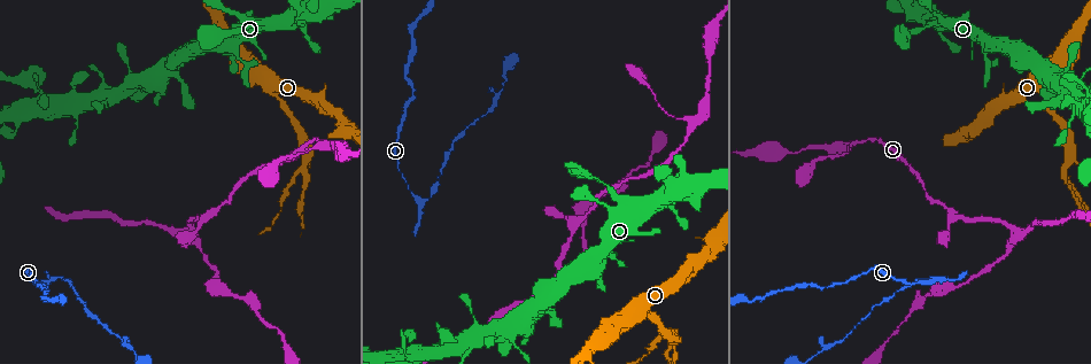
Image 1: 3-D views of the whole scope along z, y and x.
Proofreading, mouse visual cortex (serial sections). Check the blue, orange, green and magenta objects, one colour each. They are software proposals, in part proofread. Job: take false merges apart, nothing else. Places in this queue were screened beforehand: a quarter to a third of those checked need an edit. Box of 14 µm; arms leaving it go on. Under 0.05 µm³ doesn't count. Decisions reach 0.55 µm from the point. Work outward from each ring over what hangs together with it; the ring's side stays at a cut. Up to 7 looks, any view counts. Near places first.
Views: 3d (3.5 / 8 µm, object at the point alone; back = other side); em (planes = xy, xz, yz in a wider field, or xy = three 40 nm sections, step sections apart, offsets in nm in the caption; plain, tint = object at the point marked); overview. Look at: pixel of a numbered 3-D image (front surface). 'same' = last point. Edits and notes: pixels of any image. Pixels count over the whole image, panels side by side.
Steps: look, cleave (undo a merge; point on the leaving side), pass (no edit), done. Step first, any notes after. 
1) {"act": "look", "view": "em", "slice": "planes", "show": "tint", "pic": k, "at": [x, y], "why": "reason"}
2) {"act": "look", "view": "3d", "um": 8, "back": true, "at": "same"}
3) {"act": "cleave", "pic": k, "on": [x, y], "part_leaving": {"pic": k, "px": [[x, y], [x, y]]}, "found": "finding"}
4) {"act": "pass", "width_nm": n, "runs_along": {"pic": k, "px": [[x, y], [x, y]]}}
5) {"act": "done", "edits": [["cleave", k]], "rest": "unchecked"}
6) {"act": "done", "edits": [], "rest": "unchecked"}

{"act": "look", "view": "3d", "um": 3.5, "pic": 1, "at": [325, 142], "why": "two arms in line, one across"}

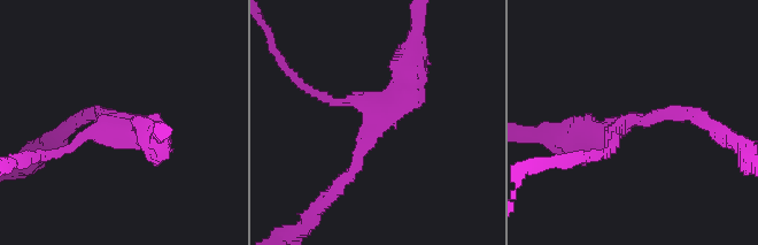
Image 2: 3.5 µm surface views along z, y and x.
{"act": "look", "view": "em", "slice": "xy", "step": 1, "show": "tint", "pic": 2, "at": [643, 118], "arms": 3, "arm_widths_nm": [150, 200, 350]}

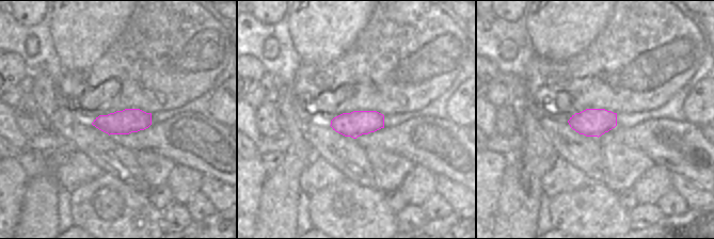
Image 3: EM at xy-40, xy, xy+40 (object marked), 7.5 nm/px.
{"act": "pass", "runs_along": {"pic": 2, "px": [[333, 190], [408, 93], [411, 73]]}, "found": "one cell here"}

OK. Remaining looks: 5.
{"act": "look", "view": "3d", "um": 3.5, "pic": 1, "at": [418, 198], "why": "a narrow waist"}

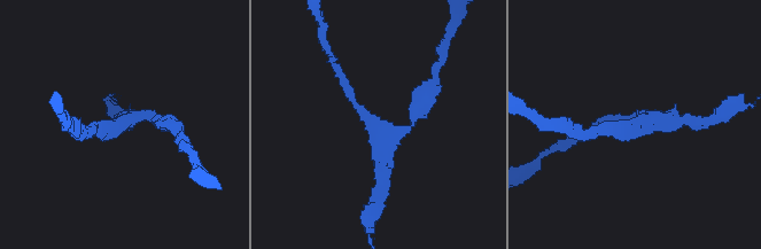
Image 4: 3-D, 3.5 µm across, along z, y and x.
{"act": "look", "view": "em", "slice": "xy", "step": 1, "show": "plain", "pic": 4, "at": [645, 120], "why": "now the EM"}

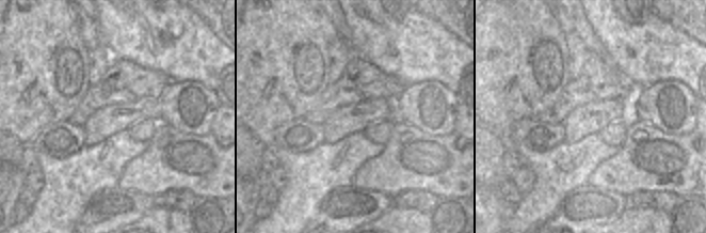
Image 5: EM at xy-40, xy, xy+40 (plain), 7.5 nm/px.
{"act": "look", "view": "em", "slice": "xy", "step": 1, "show": "tint", "at": "same"}

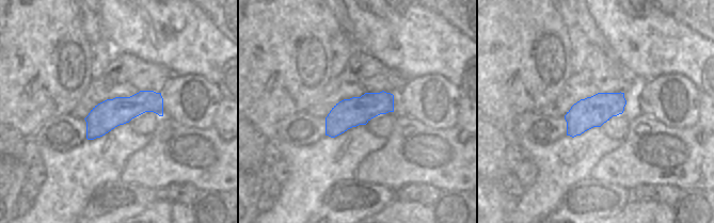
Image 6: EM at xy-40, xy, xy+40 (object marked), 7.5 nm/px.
{"act": "pass", "runs_along": {"pic": 4, "px": [[338, 74], [387, 135], [411, 126], [429, 91]]}, "found": "all the same cell"}

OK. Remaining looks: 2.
{"act": "look", "view": "em", "slice": "planes", "show": "tint", "pic": 1, "at": [1067, 170], "why": "side arm on a straight run"}

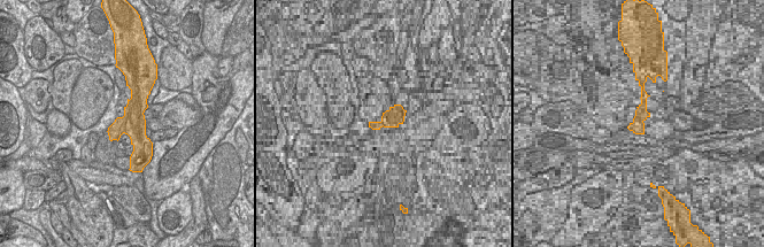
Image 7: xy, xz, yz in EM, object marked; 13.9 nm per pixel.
{"act": "look", "view": "3d", "um": 3.5, "at": "same"}

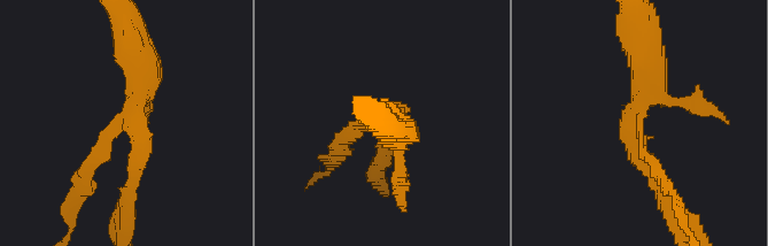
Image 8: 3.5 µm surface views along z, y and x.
{"act": "pass", "runs_along": {"pic": 7, "px": [[134, 89], [138, 154], [132, 160]]}, "found": "continuous, no second cell"}

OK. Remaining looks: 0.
{"act": "done", "edits": [], "rest": "unchecked"}

